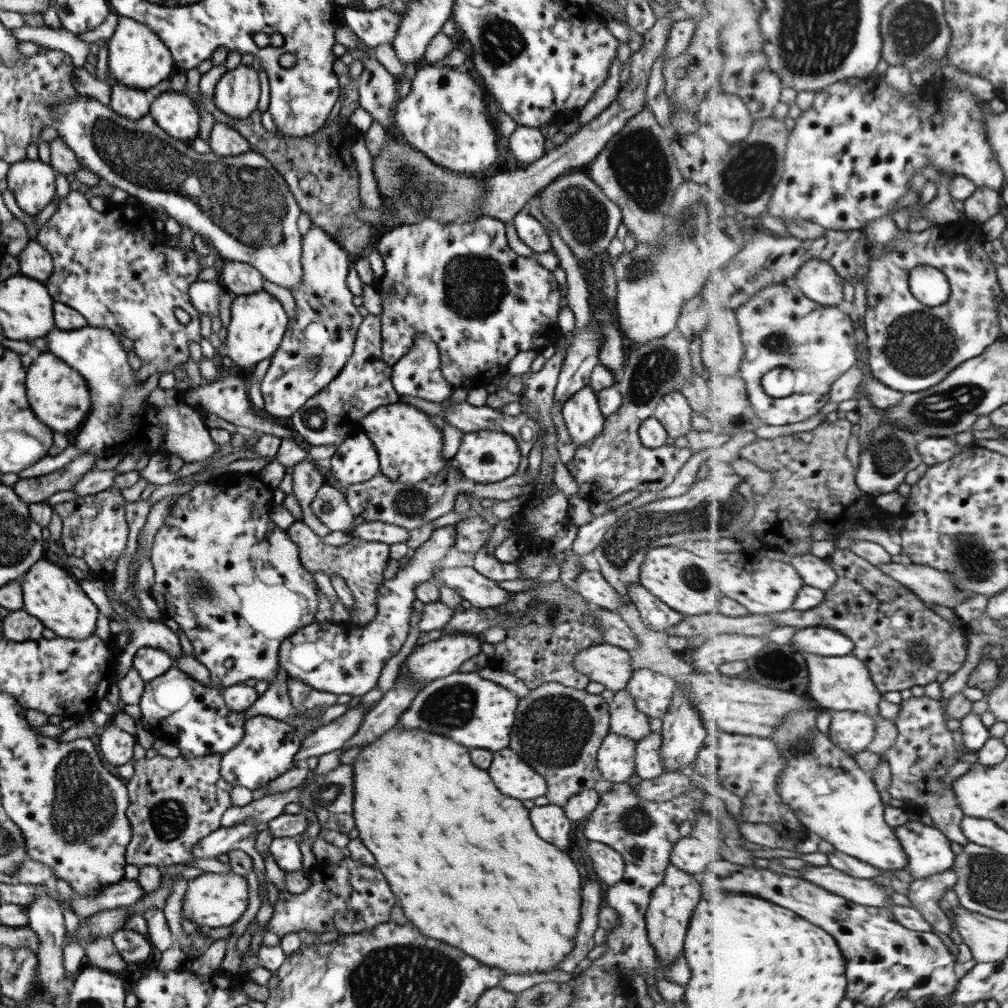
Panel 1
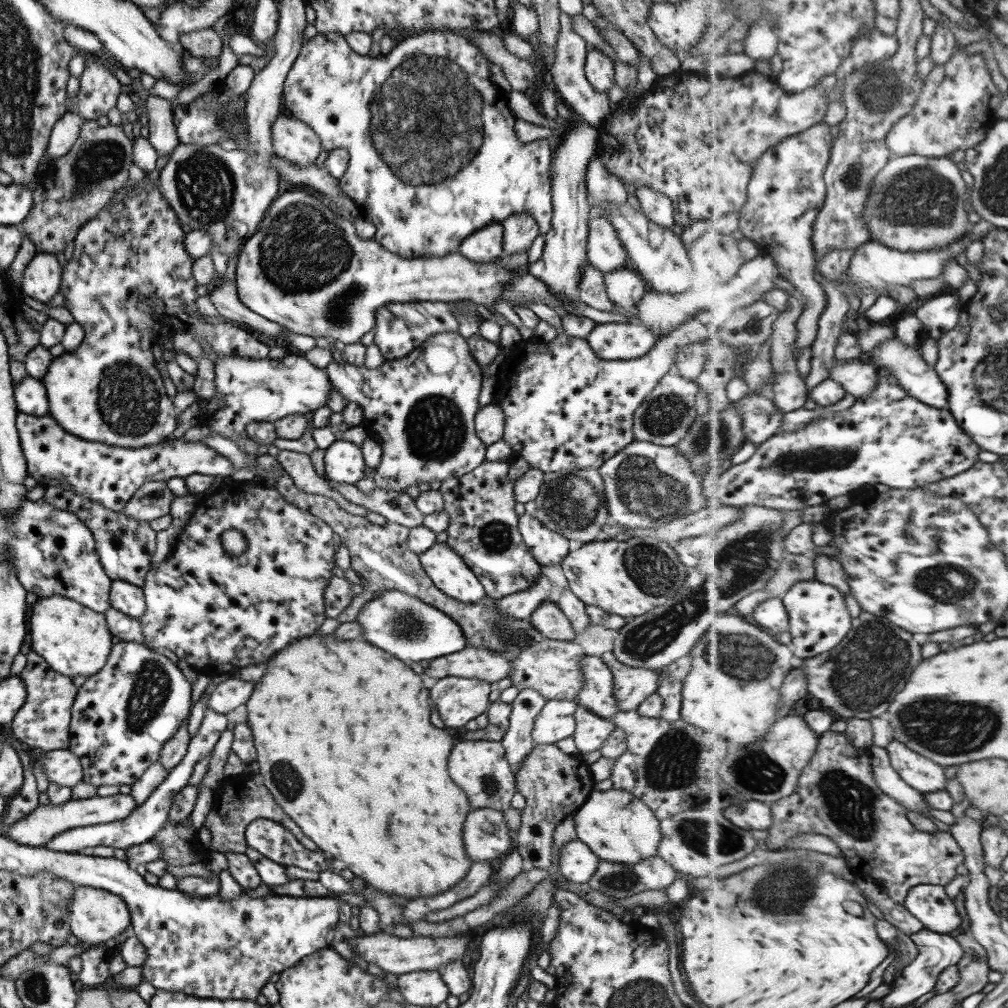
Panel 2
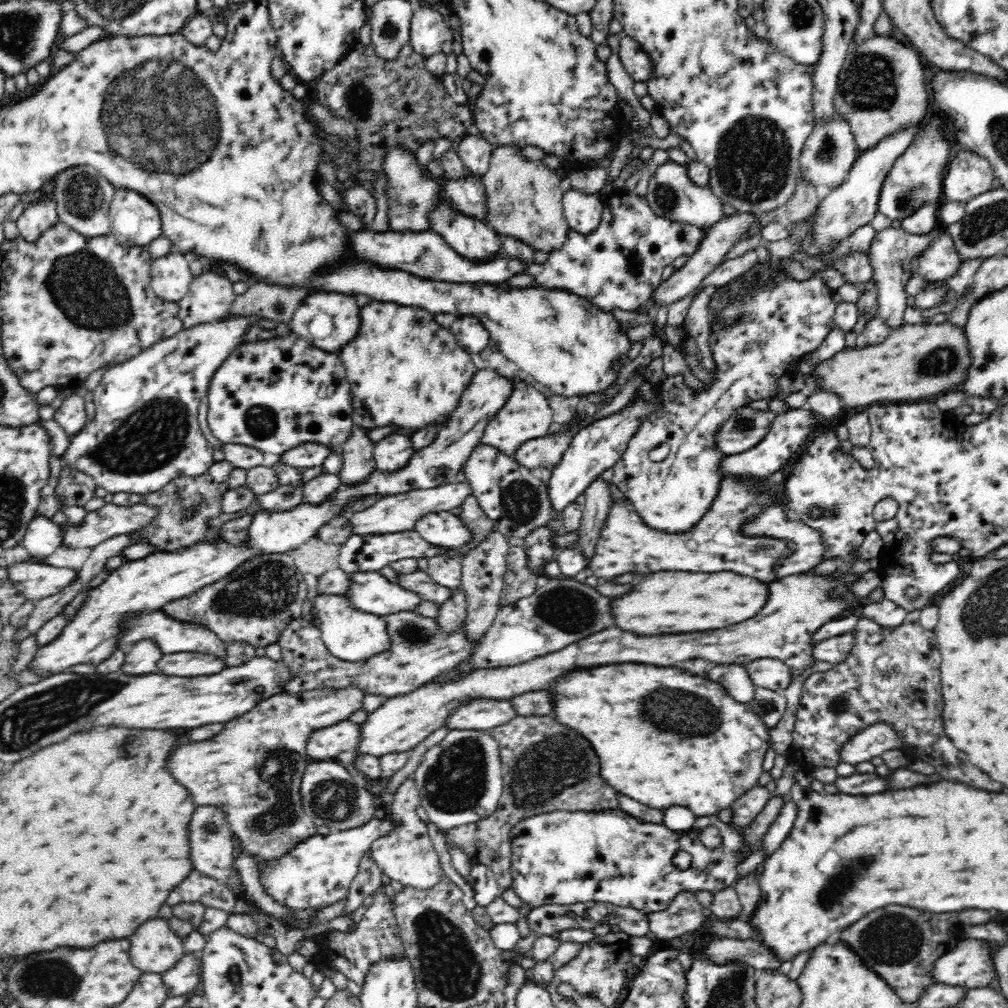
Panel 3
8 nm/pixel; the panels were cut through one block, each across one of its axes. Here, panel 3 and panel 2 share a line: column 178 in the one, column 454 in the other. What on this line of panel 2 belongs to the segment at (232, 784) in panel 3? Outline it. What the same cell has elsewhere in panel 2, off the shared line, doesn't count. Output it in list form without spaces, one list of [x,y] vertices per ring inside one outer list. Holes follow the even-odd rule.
[[[463,740],[457,742],[447,758],[447,774],[457,784],[473,809],[491,808],[503,811],[510,806],[513,793],[516,792],[514,776],[504,757],[504,748],[500,741]]]

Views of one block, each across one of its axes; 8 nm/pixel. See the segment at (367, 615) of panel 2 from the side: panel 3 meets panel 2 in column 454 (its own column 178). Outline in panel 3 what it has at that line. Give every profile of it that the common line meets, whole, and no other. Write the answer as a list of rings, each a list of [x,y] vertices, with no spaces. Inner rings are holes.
[[[160,609],[152,611],[149,615],[144,617],[130,618],[125,624],[128,624],[128,627],[126,627],[126,630],[120,637],[119,644],[128,644],[128,642],[132,644],[132,642],[138,642],[138,640],[142,640],[142,638],[153,638],[158,643],[158,646],[161,647],[162,653],[164,654],[176,652],[200,652],[222,660],[225,662],[225,668],[228,668],[228,665],[226,664],[226,645],[214,634],[214,632],[208,630],[206,627],[174,620],[168,617],[168,615]]]

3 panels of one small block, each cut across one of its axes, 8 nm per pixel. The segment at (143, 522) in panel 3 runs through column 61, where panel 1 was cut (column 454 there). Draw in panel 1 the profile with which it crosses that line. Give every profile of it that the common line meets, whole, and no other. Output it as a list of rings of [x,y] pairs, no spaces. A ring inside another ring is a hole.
[[[471,514],[466,520],[456,525],[455,543],[453,548],[460,552],[479,551],[484,544],[488,543],[490,526],[483,518]]]

